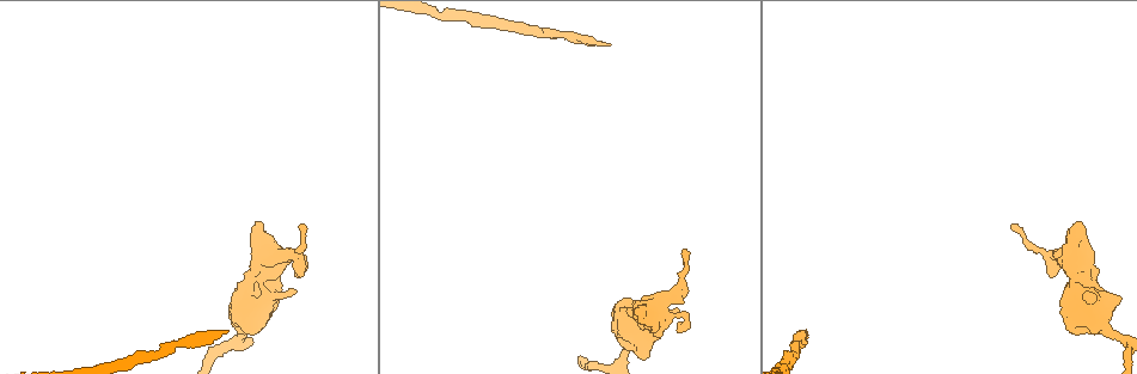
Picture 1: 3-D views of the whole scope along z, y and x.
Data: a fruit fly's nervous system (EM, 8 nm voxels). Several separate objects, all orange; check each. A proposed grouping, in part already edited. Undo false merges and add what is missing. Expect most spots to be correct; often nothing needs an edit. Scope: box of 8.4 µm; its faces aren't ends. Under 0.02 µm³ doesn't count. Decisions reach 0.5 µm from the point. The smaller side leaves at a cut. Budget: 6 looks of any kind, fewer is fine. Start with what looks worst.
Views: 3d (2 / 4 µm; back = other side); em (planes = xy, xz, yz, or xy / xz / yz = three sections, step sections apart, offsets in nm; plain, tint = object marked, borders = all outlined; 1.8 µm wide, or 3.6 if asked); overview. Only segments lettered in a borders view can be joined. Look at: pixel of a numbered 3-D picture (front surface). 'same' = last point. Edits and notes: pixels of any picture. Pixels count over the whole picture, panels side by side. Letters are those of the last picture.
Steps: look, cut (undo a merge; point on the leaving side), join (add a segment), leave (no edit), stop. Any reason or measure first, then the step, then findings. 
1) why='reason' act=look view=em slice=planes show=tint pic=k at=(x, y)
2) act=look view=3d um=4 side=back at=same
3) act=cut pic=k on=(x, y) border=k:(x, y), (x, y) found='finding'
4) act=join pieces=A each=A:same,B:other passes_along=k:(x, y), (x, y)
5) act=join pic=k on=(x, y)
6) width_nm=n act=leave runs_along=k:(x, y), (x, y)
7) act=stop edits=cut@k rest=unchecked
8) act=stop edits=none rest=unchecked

why='thick turns thin' act=look view=em um=3.6 slice=planes show=borders pic=1 at=(1078, 306)

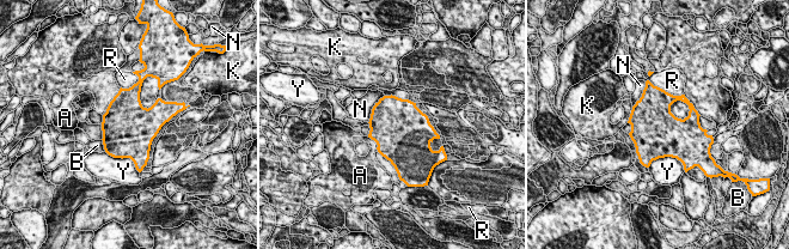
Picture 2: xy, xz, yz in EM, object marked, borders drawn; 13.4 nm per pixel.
longest_contact=R:460nm act=leave each=A:other,B:other,K:other,N:other,R:other,Y:other found='one neuron here'

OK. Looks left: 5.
why='free end' act=look view=3d um=4 pic=1 at=(259, 221)

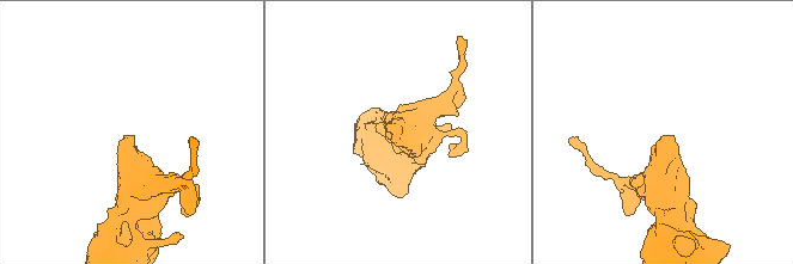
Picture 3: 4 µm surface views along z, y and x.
why='need the tissue' act=look view=em slice=yz step=16 show=borders pic=3 at=(395, 135)

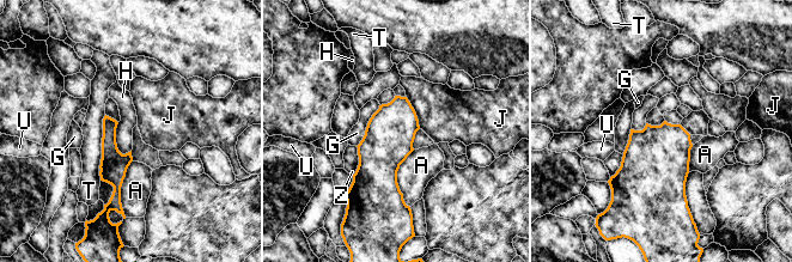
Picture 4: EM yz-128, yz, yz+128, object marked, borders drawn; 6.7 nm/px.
act=look view=em slice=planes show=borders at=same

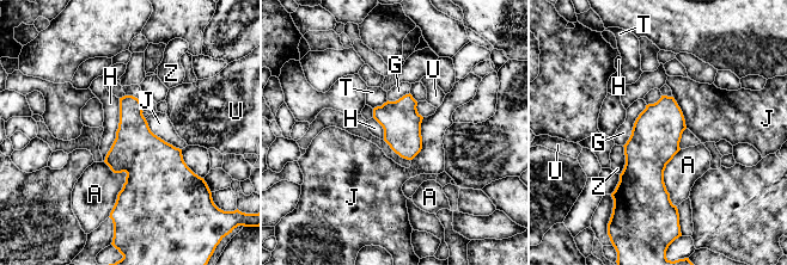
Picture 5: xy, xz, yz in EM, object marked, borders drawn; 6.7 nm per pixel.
act=leave each=A:other,G:other,H:other,J:other,T:other,U:other,Z:other border=5:(120, 98), (116, 137), (103, 160) found='none of them fits'

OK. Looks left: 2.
act=stop edits=none rest=unchecked

